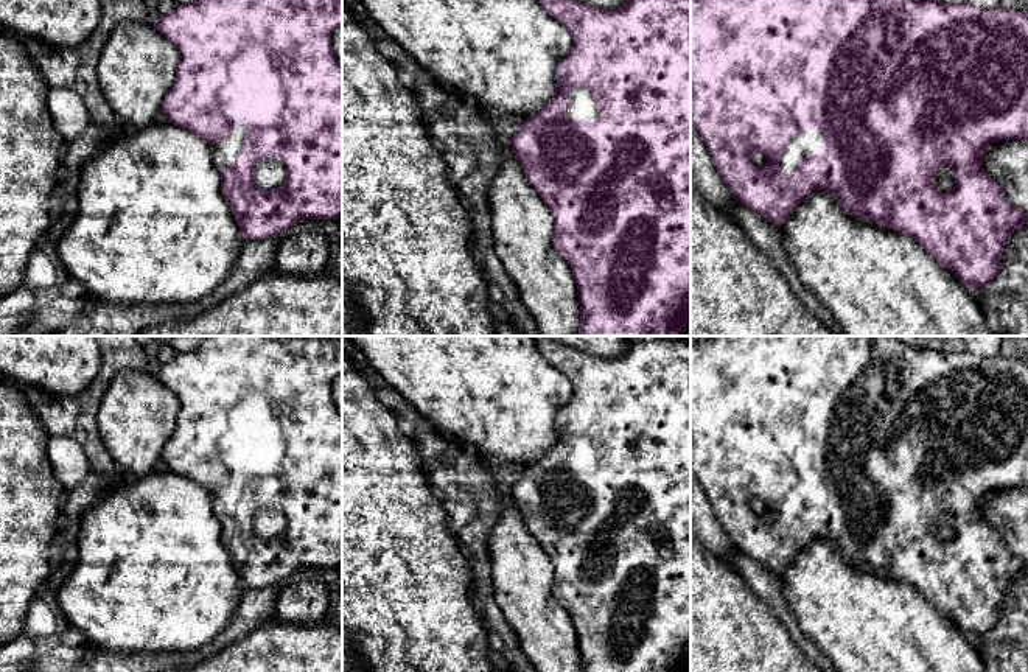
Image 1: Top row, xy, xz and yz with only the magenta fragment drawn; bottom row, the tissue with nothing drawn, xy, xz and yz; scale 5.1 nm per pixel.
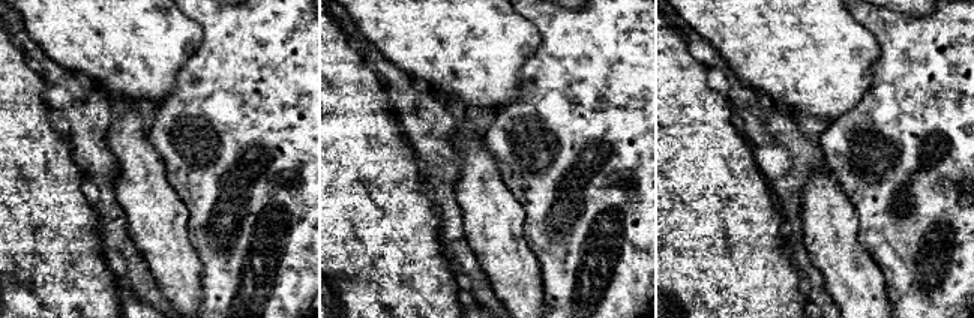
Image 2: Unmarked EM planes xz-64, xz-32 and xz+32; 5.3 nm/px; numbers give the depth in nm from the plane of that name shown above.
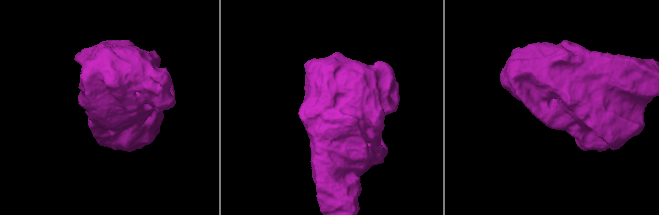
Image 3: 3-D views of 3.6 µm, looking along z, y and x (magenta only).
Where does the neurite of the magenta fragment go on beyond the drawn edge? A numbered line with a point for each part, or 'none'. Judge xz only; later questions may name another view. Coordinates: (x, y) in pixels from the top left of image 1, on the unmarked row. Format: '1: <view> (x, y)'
1: xz (580, 453)

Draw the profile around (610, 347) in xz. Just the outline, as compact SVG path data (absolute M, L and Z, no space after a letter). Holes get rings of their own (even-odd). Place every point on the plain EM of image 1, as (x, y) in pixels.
M551 336L566 347L614 359L625 352L625 336Z

